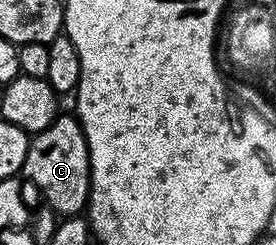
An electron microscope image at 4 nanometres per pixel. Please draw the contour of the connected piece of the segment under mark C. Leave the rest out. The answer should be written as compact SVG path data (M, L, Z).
M58 115L43 131L32 134L21 173L41 192L42 202L62 218L76 217L88 206L89 148L76 116Z

